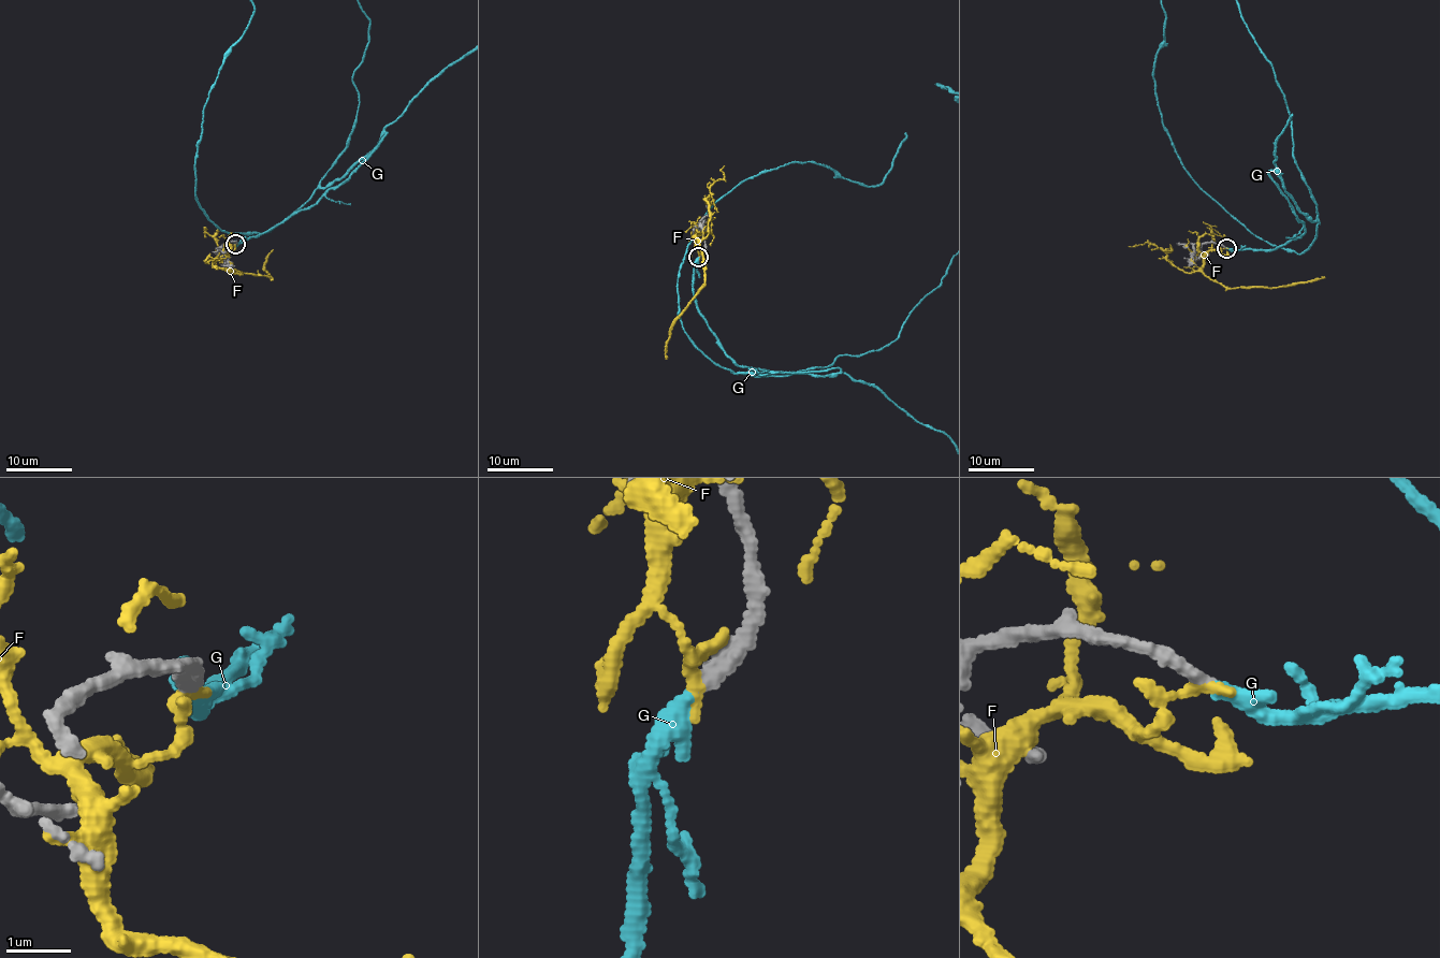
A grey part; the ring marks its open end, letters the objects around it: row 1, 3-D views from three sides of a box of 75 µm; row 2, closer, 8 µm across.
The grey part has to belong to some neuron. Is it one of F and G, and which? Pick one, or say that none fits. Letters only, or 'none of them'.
G

